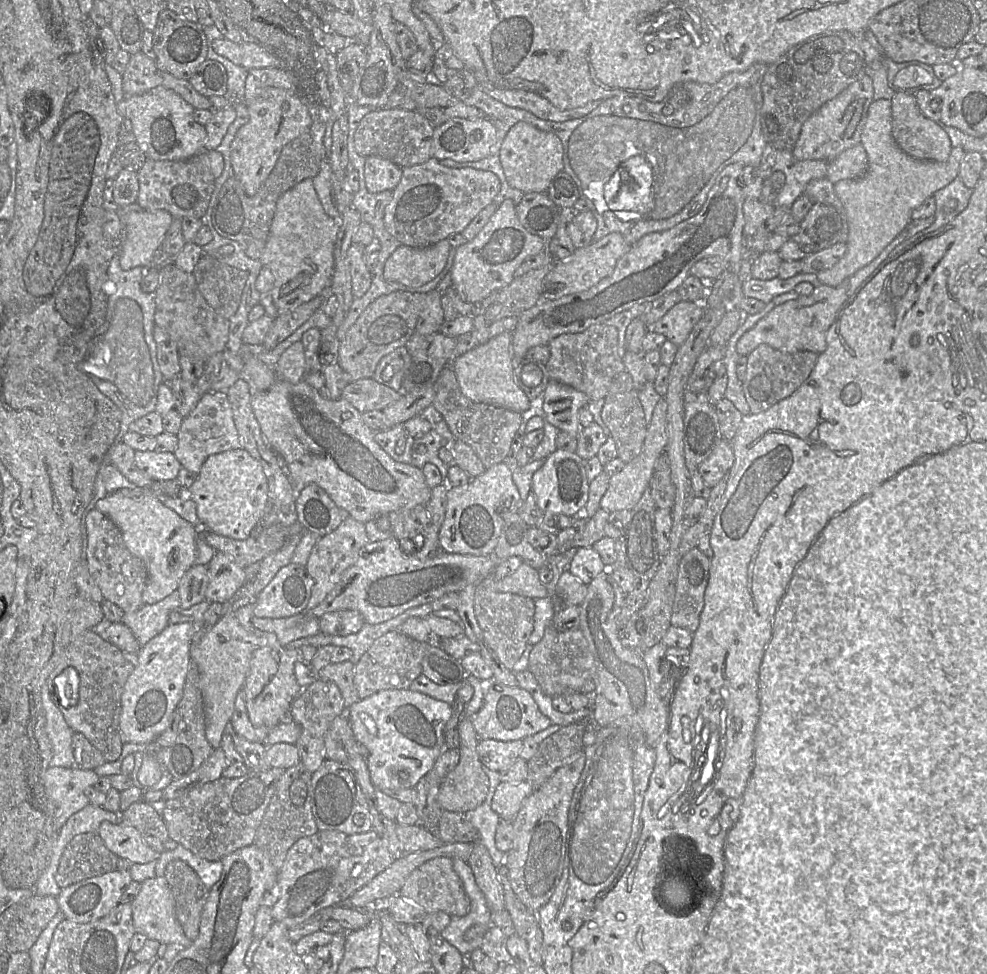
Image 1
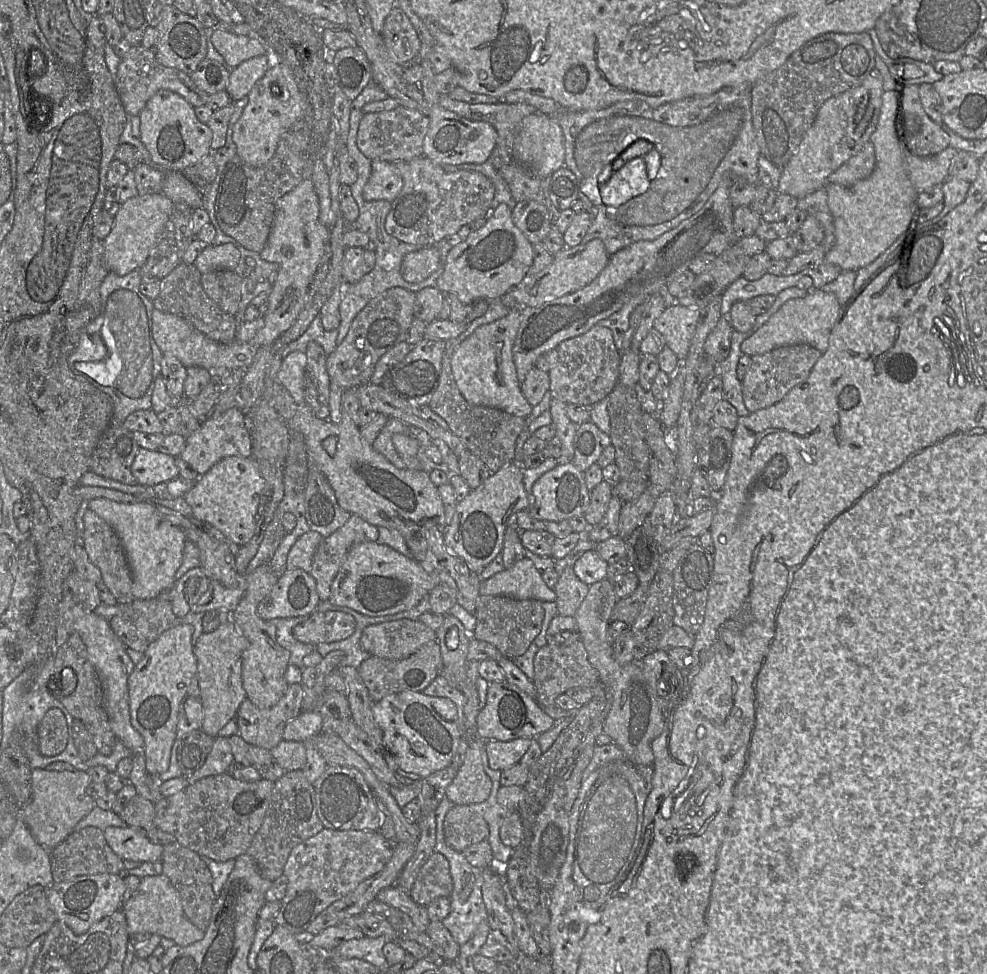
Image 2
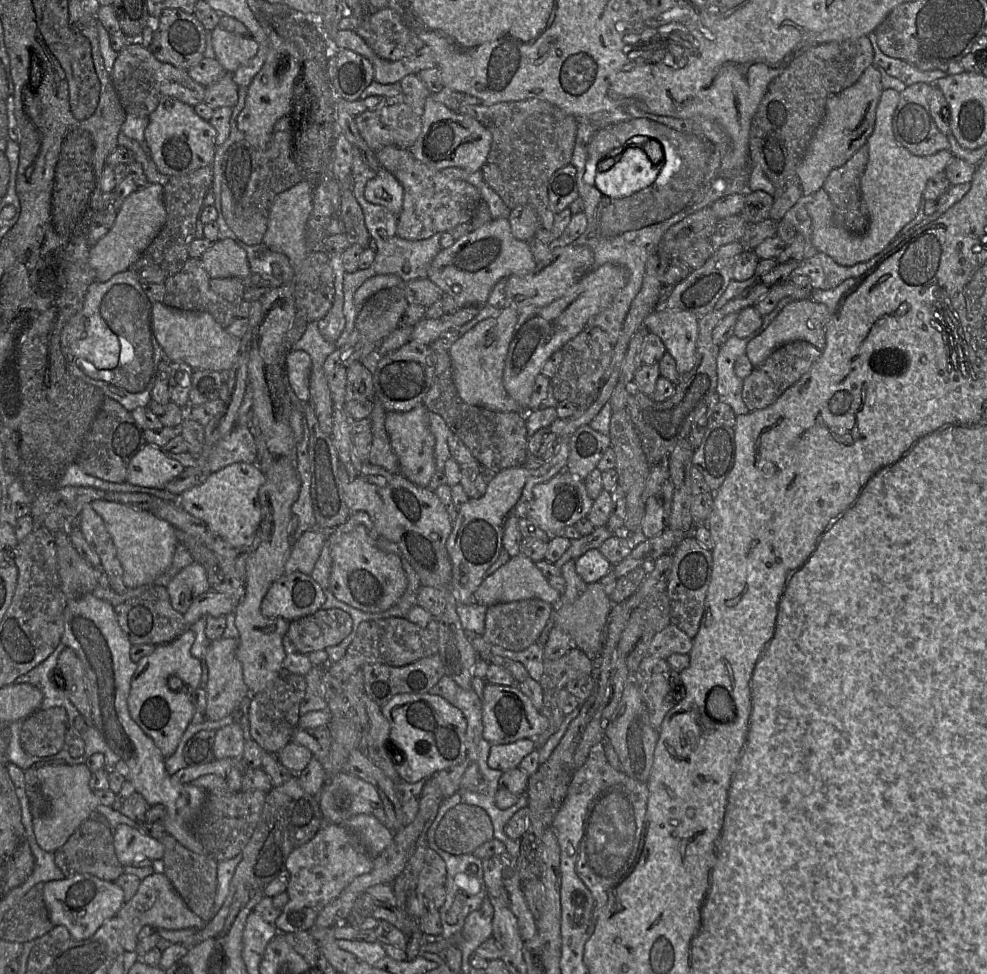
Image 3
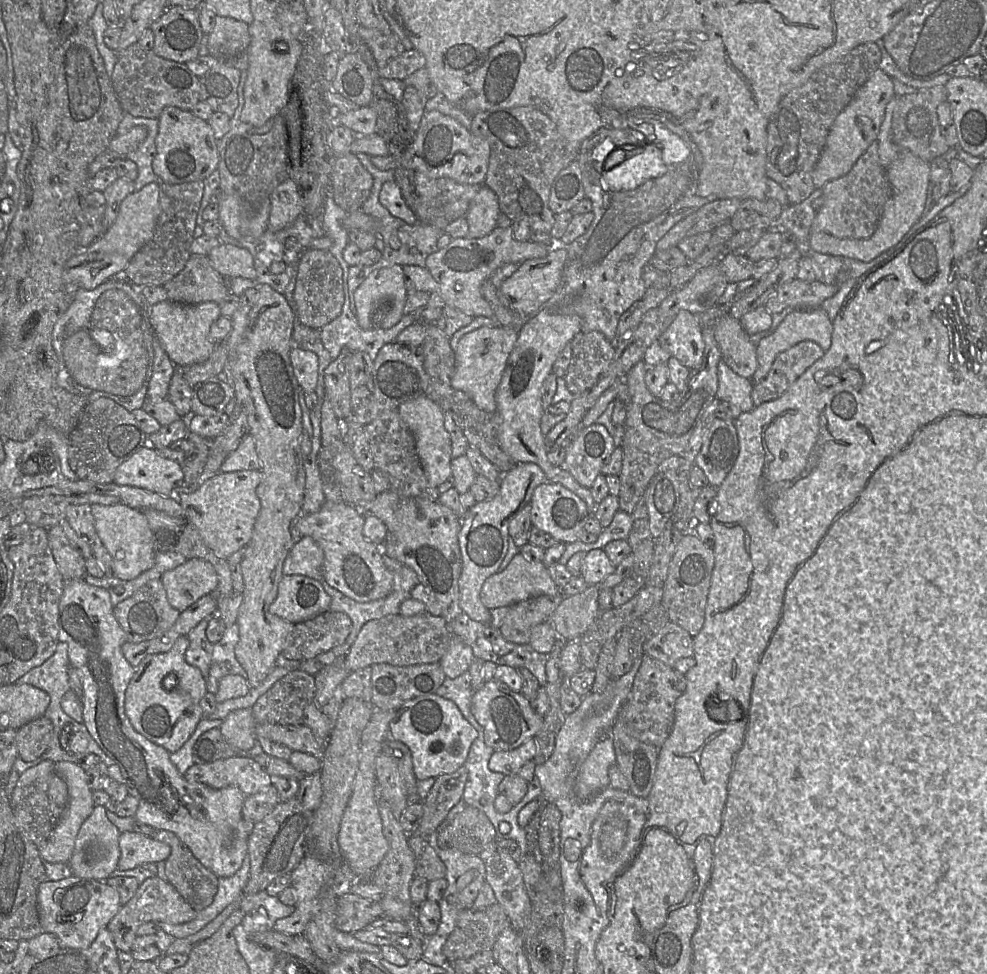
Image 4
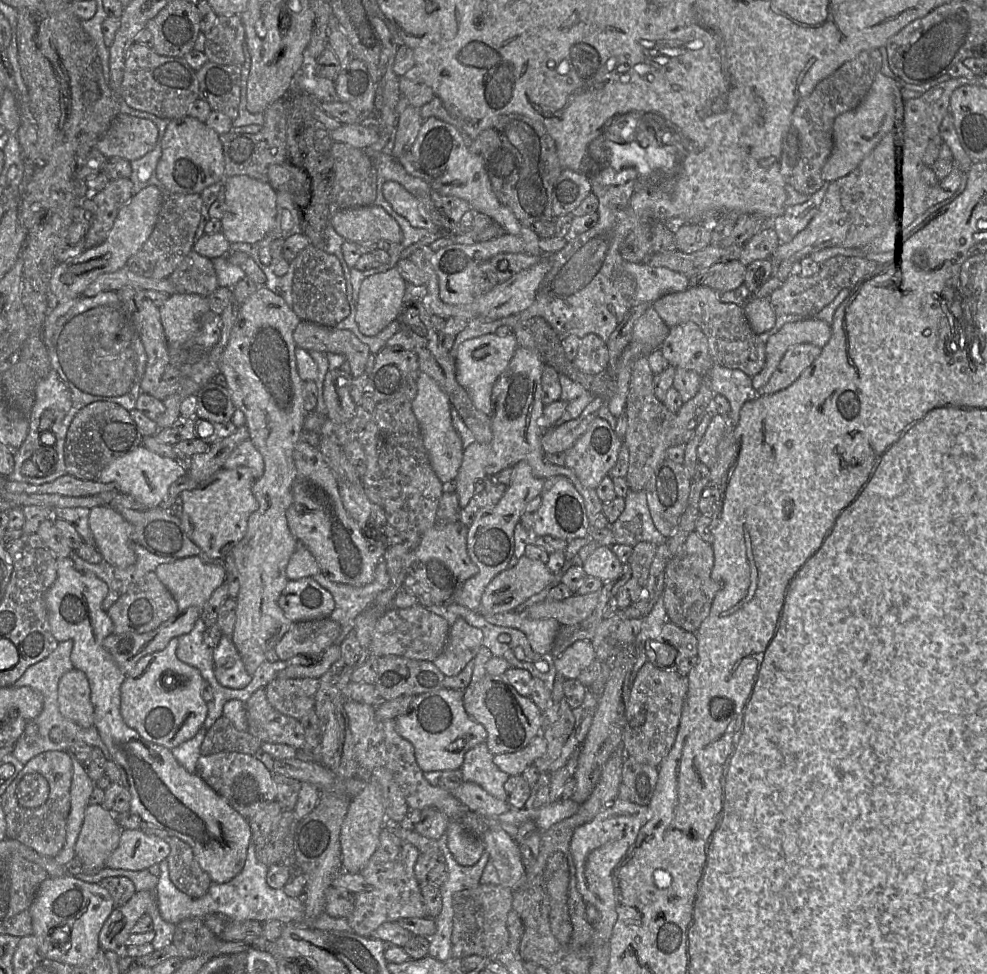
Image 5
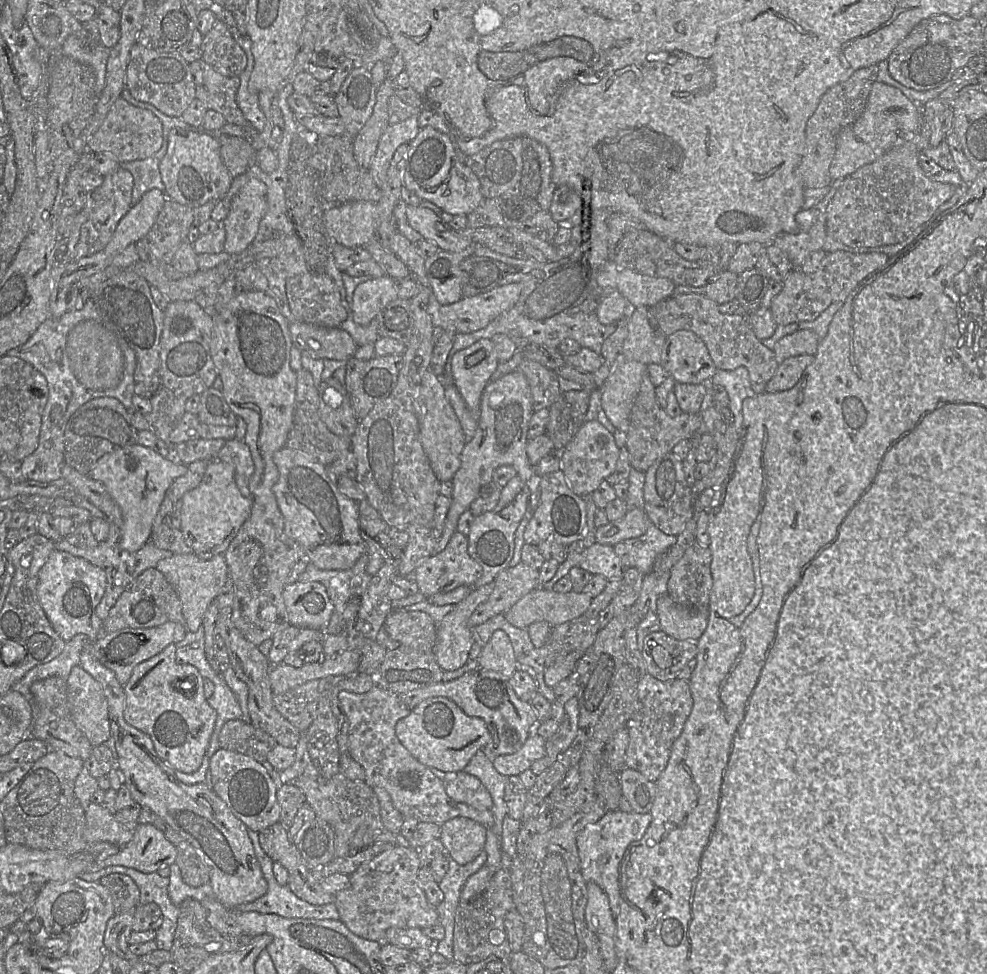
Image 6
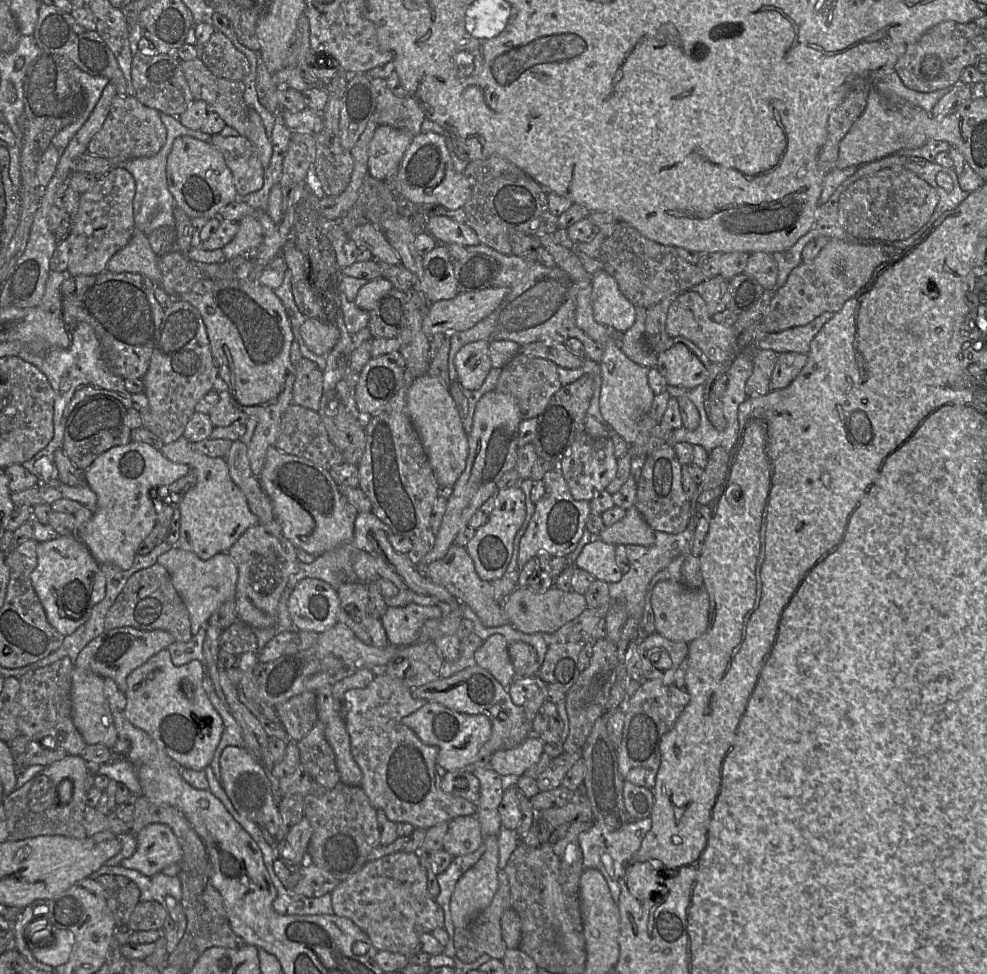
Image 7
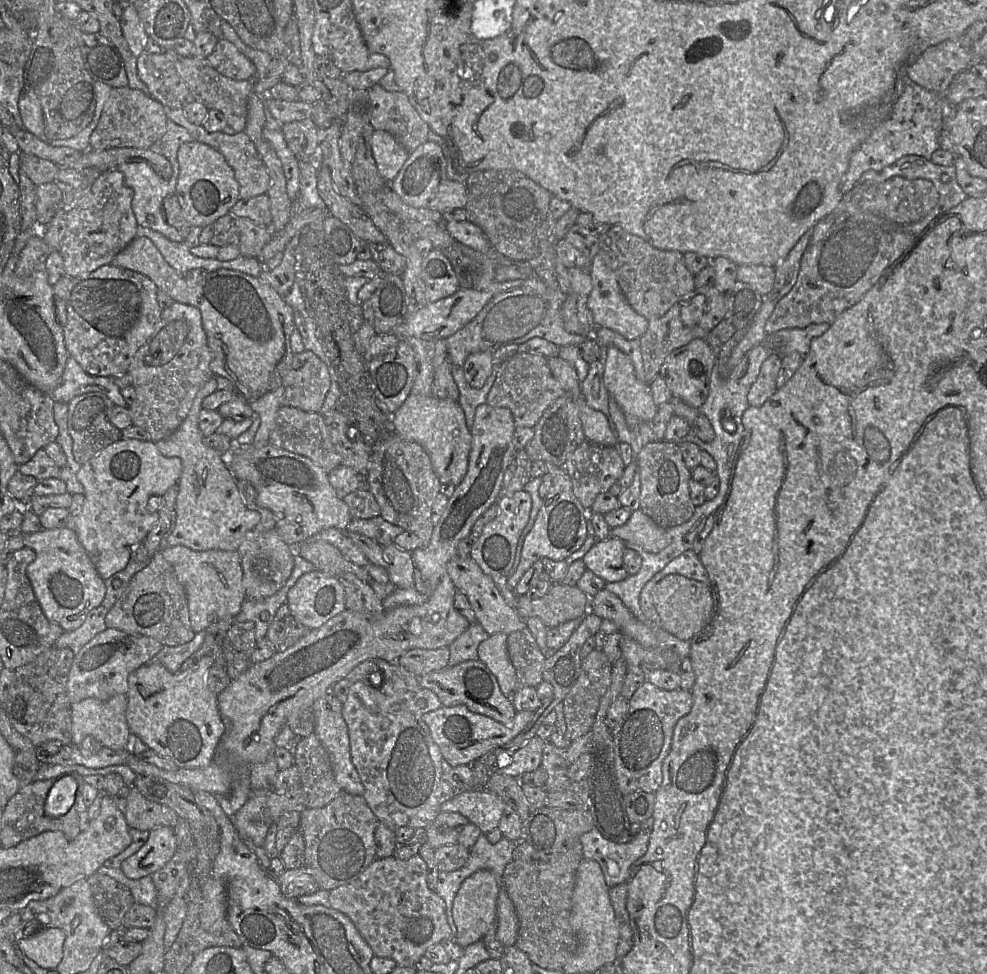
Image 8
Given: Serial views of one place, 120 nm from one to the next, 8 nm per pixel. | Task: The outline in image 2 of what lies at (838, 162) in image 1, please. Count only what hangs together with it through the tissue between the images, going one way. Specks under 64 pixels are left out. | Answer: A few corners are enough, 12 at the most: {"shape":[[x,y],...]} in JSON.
{"shape":[[873,146],[861,150],[829,175],[828,184],[849,187],[870,176]]}

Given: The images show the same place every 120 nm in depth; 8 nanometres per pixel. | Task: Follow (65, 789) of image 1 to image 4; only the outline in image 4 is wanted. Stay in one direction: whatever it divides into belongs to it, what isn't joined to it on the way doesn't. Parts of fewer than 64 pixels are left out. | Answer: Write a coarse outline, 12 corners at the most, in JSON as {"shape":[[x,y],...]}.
{"shape":[[59,761],[55,771],[69,800],[38,847],[44,861],[68,863],[79,830],[95,803],[80,763]]}

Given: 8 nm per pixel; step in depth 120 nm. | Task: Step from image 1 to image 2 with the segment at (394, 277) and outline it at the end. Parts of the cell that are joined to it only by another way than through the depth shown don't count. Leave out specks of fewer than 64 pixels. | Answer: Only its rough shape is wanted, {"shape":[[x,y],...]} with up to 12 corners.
{"shape":[[436,247],[403,258],[401,276],[420,283],[437,270]]}

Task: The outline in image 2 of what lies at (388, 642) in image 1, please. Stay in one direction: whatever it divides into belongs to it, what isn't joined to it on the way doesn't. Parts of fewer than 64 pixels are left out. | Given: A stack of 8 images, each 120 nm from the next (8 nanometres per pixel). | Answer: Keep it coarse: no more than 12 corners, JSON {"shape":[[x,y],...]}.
{"shape":[[436,641],[403,660],[370,656],[358,673],[373,702],[422,692],[443,668]]}

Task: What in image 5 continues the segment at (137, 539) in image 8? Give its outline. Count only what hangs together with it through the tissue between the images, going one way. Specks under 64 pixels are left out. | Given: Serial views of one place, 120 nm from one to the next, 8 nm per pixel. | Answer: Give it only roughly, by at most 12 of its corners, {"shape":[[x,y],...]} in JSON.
{"shape":[[140,445],[108,464],[102,483],[148,508],[188,474]]}

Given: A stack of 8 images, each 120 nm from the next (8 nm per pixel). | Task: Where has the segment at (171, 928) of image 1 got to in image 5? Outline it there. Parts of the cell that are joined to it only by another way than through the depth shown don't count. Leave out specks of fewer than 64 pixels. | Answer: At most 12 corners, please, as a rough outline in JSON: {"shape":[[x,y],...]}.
{"shape":[[137,891],[115,907],[100,931],[100,948],[128,956],[126,940],[154,904],[156,891]]}

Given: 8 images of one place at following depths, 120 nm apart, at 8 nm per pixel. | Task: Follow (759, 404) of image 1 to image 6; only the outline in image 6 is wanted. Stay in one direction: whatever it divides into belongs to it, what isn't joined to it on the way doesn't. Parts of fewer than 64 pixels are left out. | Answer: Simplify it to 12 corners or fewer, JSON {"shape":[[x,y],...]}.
{"shape":[[814,355],[792,356],[777,368],[766,393],[791,389]]}

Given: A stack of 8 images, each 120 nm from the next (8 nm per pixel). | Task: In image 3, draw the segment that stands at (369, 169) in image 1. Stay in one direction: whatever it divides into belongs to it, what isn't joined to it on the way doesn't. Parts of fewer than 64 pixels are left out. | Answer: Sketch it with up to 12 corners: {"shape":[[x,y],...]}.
{"shape":[[380,168],[364,190],[365,199],[398,215],[404,189]]}

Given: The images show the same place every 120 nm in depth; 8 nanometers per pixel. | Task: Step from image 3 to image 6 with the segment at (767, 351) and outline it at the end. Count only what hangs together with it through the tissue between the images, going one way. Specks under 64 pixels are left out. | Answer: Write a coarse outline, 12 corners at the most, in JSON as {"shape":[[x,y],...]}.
{"shape":[[812,330],[778,340],[773,352],[780,365],[792,356],[815,356],[819,342]]}

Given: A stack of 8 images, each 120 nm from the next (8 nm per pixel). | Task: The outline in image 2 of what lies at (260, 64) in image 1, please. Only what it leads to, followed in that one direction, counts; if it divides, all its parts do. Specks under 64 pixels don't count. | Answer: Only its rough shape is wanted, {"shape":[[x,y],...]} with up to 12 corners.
{"shape":[[218,29],[212,44],[230,68],[268,53],[258,38]]}

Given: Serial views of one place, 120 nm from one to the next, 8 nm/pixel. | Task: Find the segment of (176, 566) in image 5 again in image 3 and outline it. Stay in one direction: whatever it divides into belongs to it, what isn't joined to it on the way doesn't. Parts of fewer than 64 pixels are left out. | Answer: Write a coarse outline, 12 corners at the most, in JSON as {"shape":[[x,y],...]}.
{"shape":[[194,561],[166,587],[182,615],[211,587],[205,568]]}

